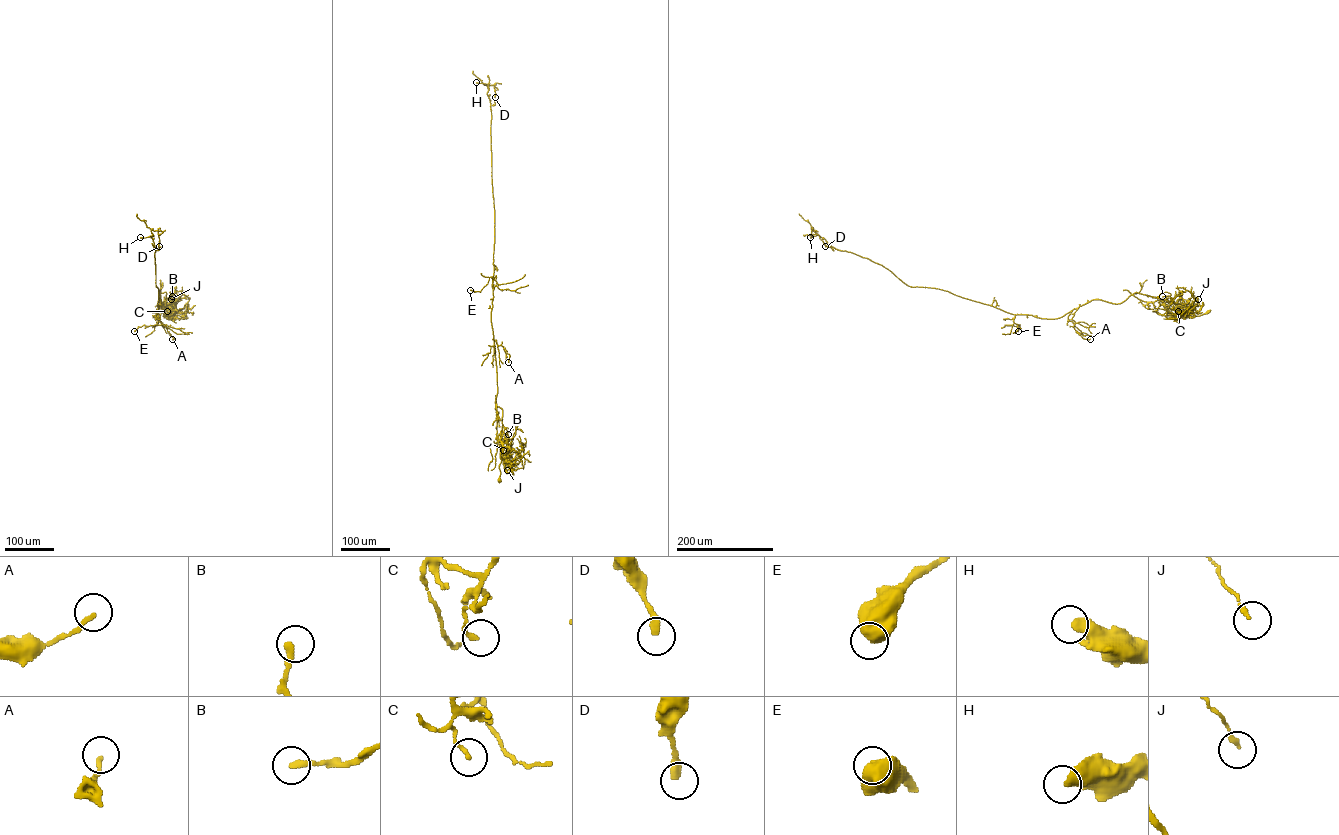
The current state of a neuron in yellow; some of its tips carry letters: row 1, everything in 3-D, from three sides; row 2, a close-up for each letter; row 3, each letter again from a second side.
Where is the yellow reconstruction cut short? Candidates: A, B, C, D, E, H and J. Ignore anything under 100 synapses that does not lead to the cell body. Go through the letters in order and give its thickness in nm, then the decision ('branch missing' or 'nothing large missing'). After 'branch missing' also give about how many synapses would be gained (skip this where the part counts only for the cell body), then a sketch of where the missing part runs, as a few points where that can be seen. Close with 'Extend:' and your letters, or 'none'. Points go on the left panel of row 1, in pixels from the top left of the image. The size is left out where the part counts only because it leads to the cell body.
A: 170 nm thick; nothing large missing
B: 240 nm thick; nothing large missing
C: 170 nm thick; nothing large missing
D: 320 nm thick; nothing large missing
E: 700 nm thick; nothing large missing
H: 340 nm thick; nothing large missing
J: 180 nm thick; nothing large missing
Extend: none

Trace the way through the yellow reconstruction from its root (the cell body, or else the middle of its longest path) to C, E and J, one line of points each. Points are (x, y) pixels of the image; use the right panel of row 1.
C: (1208, 311), (1180, 317), (1167, 310), (1162, 301), (1174, 304), (1178, 311)
E: (1208, 311), (1180, 317), (1136, 292), (1055, 318), (1017, 314), (1005, 325), (1018, 331)
J: (1208, 311), (1180, 317), (1167, 310), (1162, 302), (1197, 306), (1196, 297), (1198, 299)

